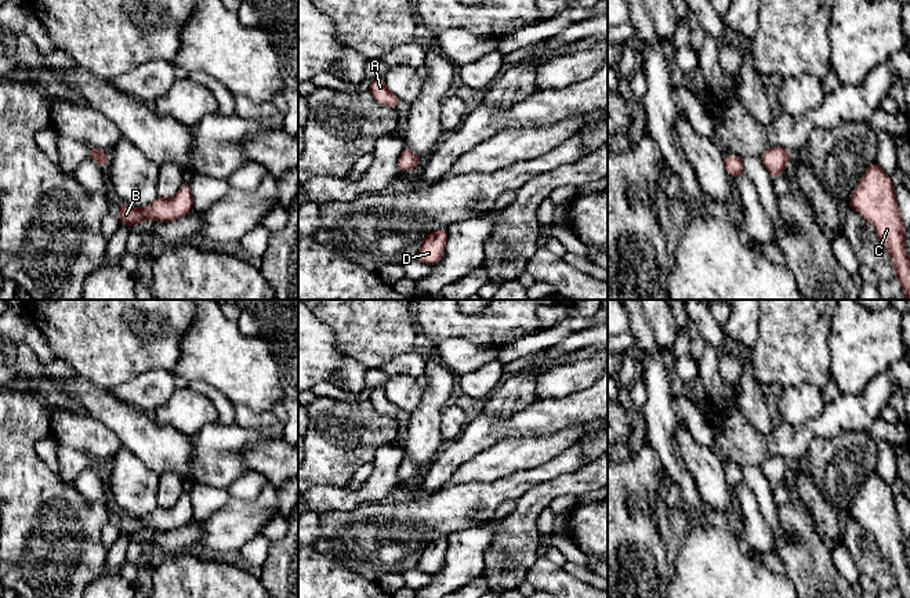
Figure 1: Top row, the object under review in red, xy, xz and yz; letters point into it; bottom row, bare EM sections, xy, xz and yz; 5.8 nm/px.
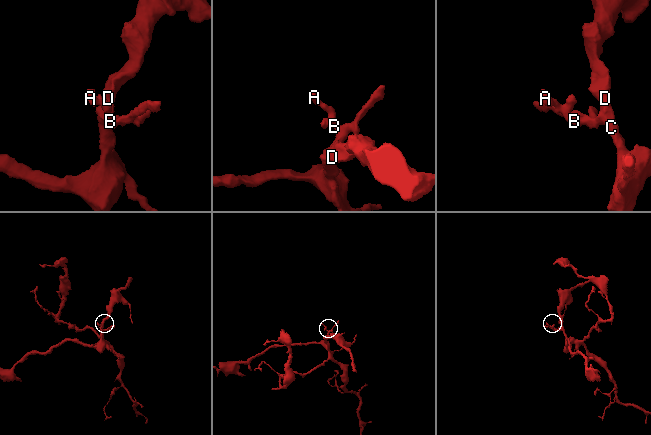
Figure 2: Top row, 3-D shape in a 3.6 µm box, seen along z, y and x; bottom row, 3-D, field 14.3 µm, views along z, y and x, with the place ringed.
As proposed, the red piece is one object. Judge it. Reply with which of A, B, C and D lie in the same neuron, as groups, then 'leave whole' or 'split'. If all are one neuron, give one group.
A B C D; leave whole

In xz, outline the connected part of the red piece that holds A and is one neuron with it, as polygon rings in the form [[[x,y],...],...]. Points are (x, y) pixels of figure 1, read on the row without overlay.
[[[374,388],[369,401],[373,403],[377,413],[391,416],[398,420],[400,407],[388,399],[384,388]]]

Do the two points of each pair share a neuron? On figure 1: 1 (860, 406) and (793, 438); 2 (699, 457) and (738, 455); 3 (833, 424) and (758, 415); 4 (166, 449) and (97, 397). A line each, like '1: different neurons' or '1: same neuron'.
1: same neuron
2: different neurons
3: different neurons
4: same neuron

